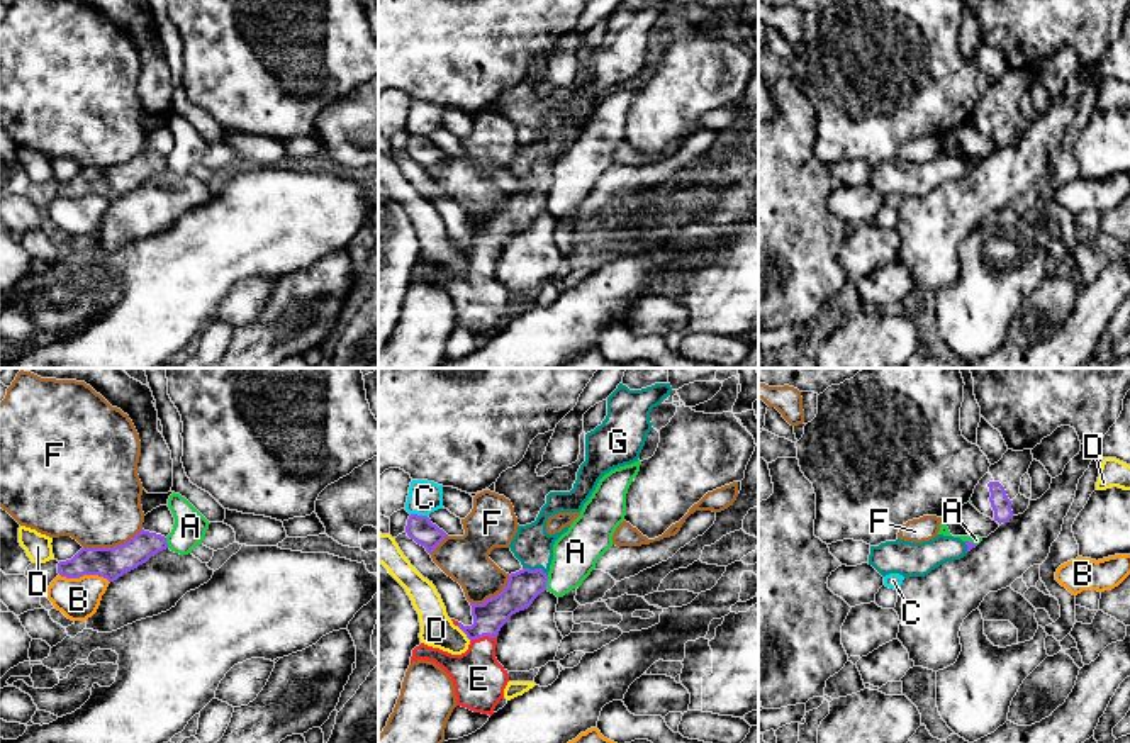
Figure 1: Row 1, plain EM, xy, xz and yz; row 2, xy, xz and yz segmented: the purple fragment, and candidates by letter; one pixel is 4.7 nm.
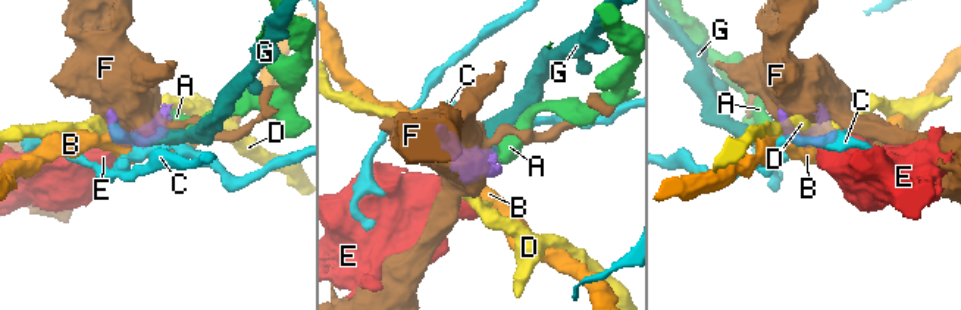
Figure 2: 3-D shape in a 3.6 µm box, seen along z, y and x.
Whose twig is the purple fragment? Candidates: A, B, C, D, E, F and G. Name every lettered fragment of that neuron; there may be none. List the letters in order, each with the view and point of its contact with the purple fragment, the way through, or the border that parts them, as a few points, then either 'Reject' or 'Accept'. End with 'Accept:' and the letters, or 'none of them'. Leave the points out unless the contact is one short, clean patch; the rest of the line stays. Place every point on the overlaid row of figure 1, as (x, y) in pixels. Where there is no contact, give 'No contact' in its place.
A: Touches purple at xz (545, 582). Boundary: xz (548, 575), (545, 589). Reject
B: Touches purple at xy (85, 574). Reject
C: Touches purple at xz (419, 516). Reject
D: Touches purple at xz (464, 631). Reject
E: Touches purple at xz (482, 636). Path across: xz (494, 613), (487, 620), (482, 636), (479, 679). Accept
F: Touches purple at xy (114, 547). Reject
G: Touches purple at xz (537, 569). Path across: xz (523, 587), (537, 569), (533, 547). Accept
Accept: E, G

